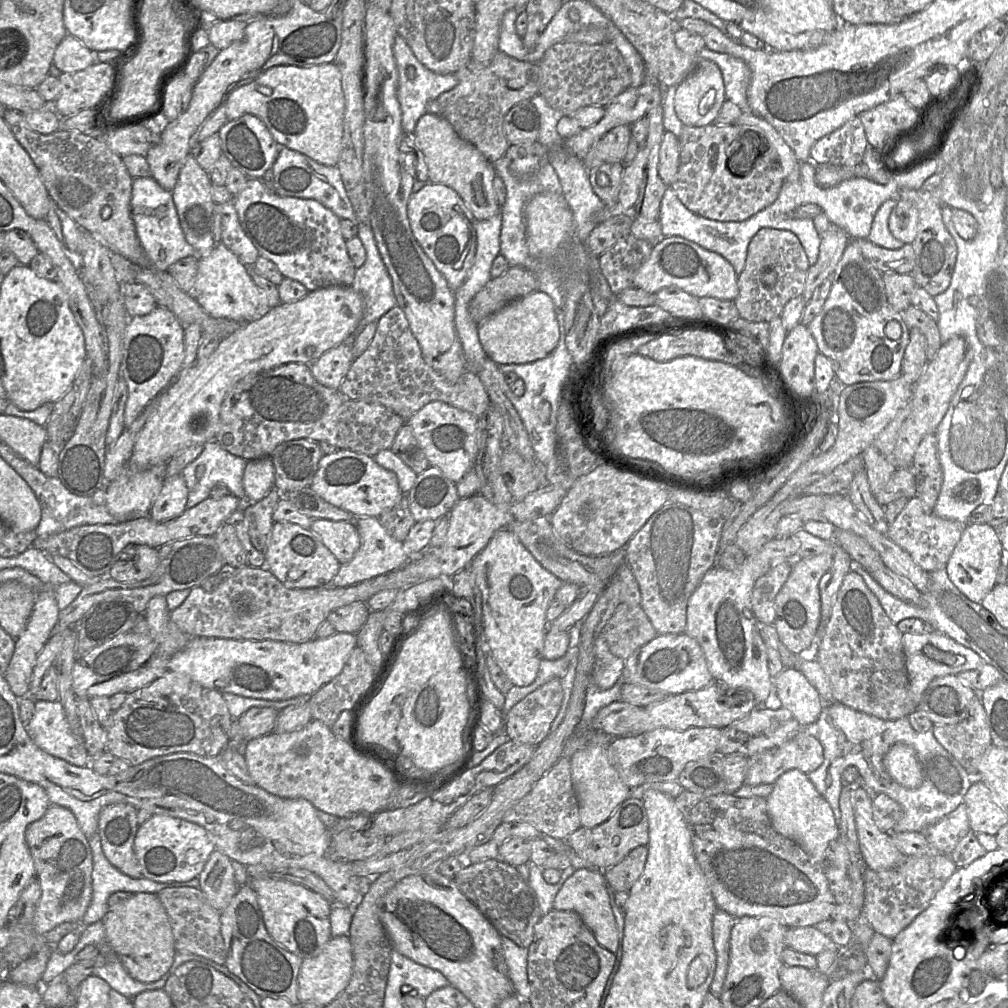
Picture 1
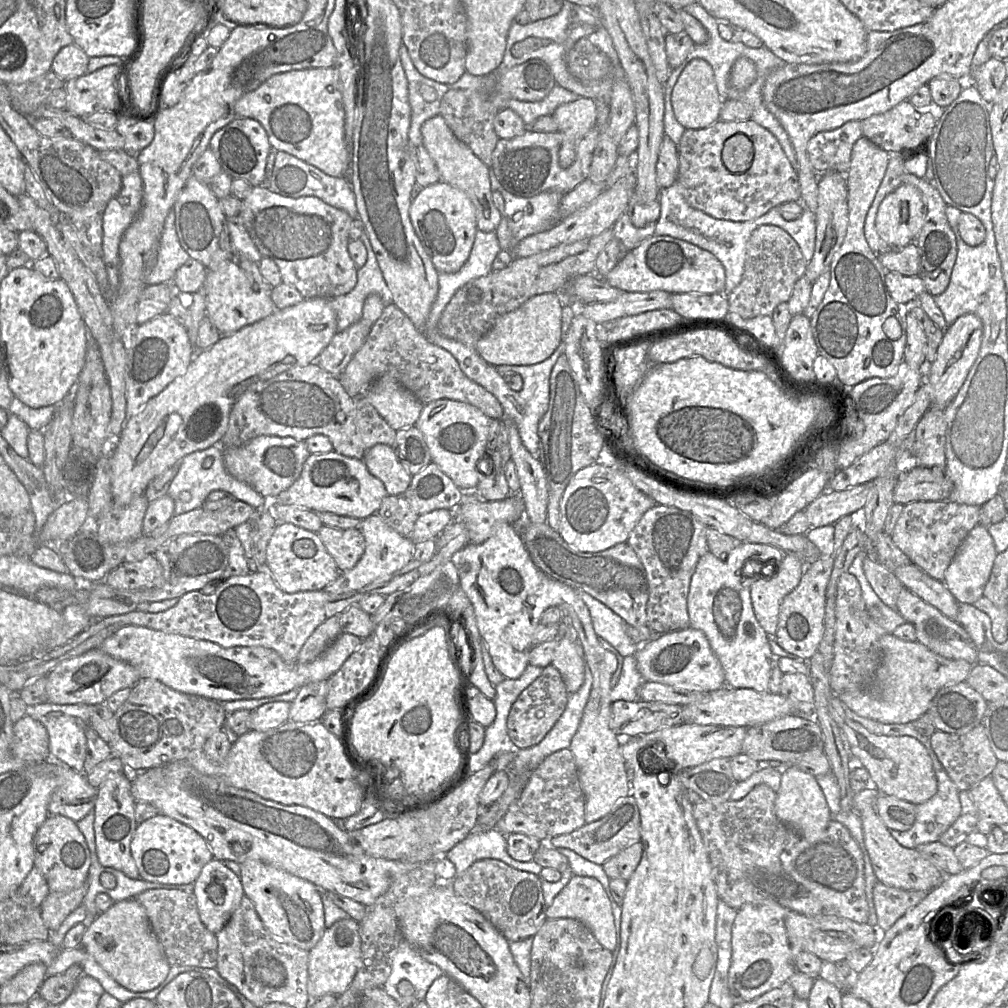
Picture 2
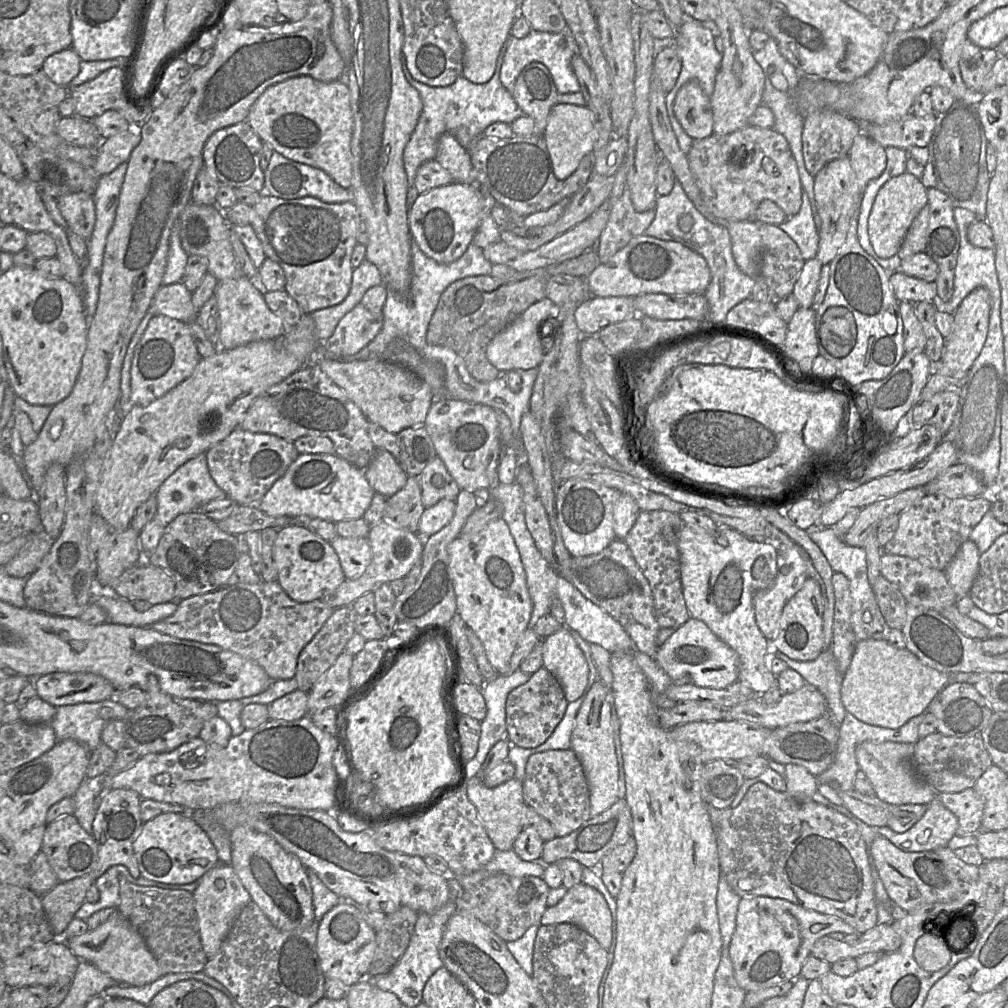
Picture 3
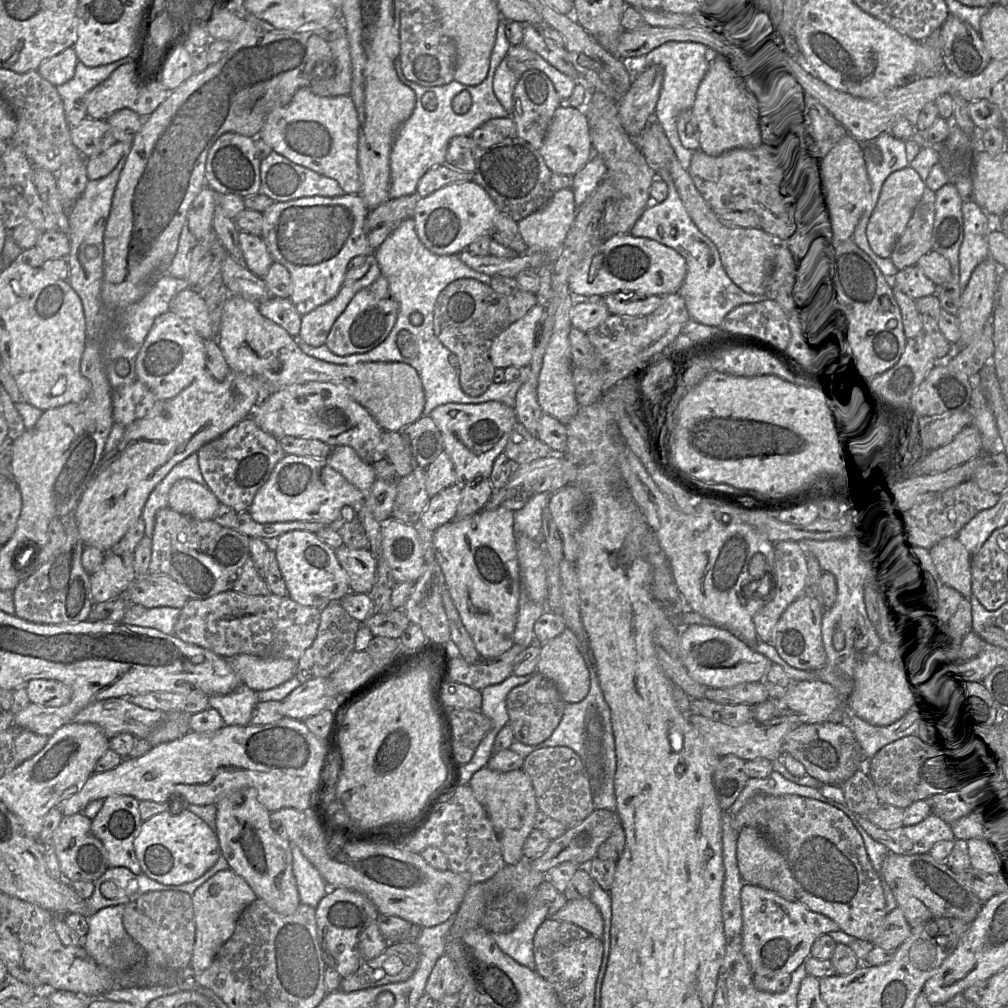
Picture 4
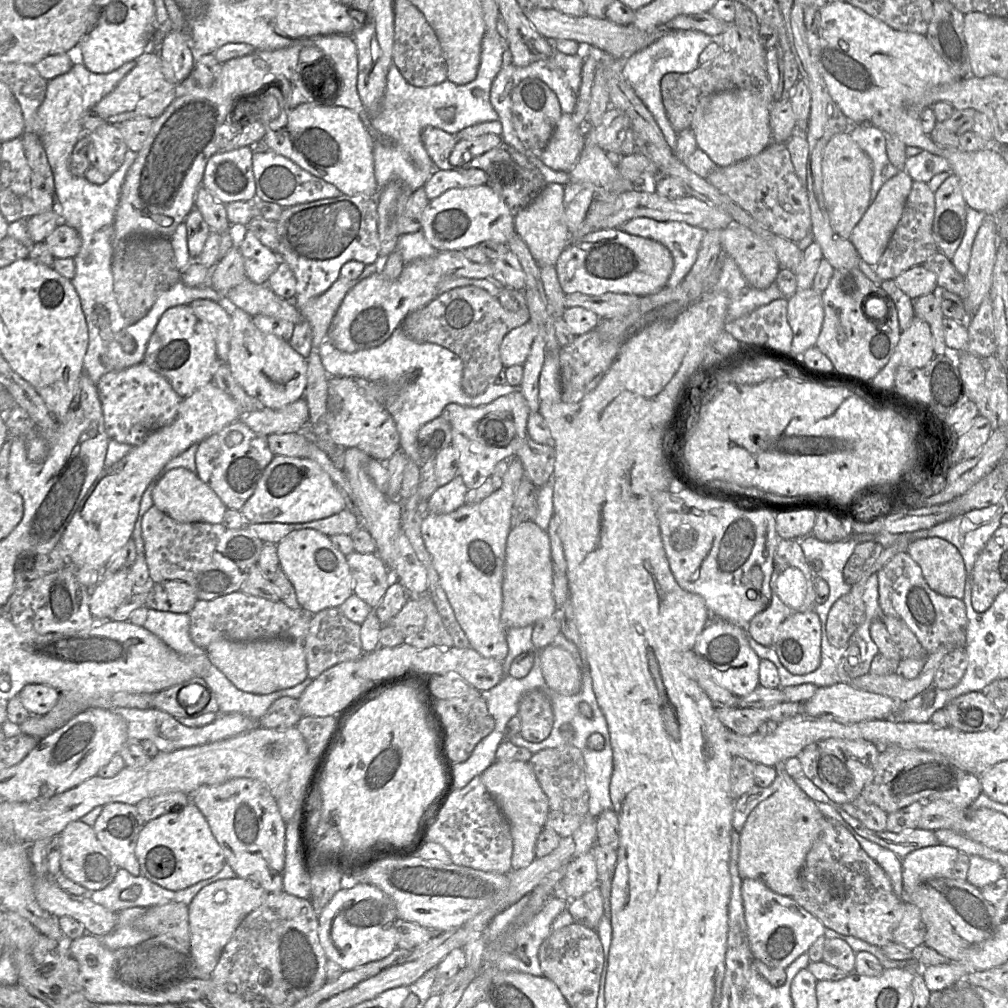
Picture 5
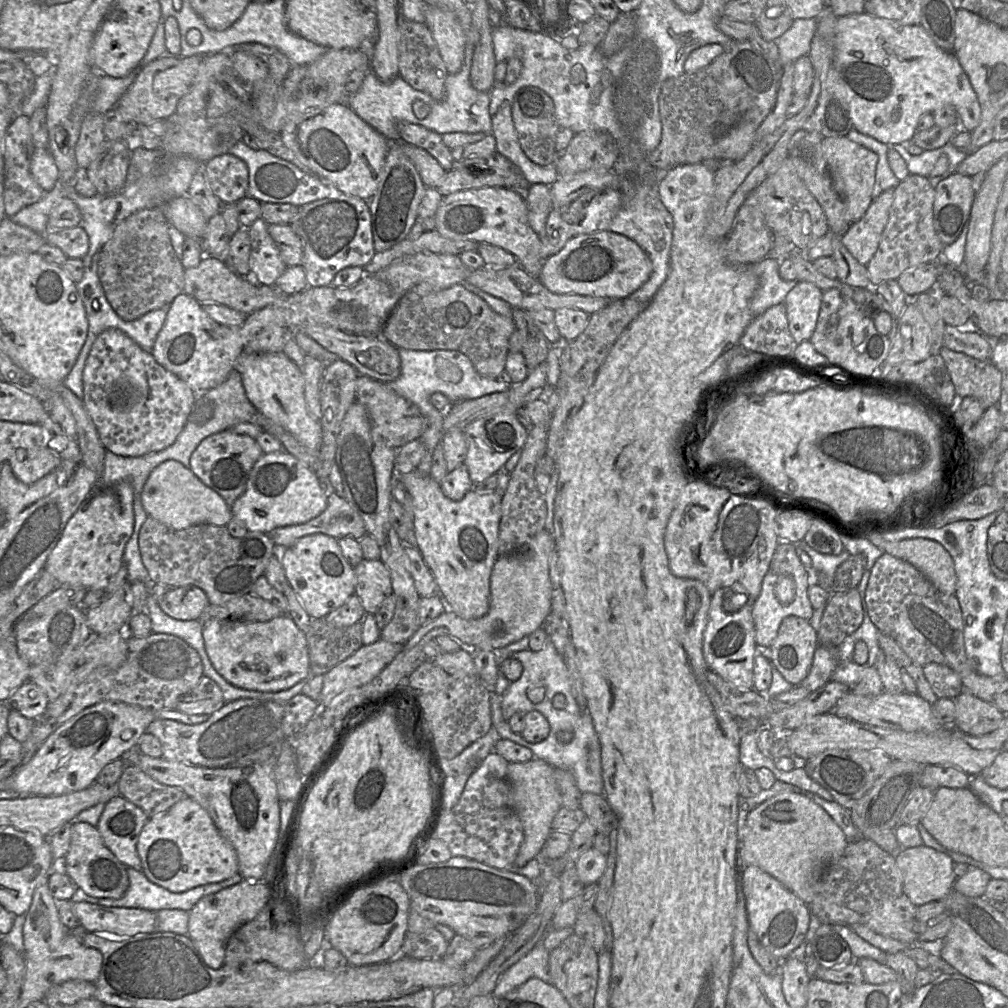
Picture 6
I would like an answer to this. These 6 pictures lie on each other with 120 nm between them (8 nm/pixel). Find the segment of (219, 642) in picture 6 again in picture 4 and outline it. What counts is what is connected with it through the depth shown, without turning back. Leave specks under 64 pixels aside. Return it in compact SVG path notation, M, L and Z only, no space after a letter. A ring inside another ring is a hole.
M238 654L226 658L242 685L258 692L275 688L296 676L298 661Z

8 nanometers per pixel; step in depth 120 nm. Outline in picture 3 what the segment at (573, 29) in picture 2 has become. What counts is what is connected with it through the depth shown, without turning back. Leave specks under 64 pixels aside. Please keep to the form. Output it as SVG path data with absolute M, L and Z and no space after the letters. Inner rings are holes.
M567 25L559 33L531 30L524 38L515 38L510 35L509 45L501 65L500 81L512 94L515 81L522 69L532 62L539 62L549 70L559 94L577 93L580 91L580 85L570 64L572 57L577 54L579 54L578 45Z

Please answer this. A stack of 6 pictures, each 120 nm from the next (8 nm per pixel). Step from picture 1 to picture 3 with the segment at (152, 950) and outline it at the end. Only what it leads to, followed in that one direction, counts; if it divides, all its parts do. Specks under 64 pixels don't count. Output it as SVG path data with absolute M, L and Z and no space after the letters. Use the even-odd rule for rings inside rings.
M118 910L96 929L87 930L64 941L77 958L93 964L117 984L143 986L163 975L141 934Z

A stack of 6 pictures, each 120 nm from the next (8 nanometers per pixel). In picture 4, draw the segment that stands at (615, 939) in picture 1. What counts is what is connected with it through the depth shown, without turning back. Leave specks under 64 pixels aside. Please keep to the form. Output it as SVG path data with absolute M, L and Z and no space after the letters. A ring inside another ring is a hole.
M590 898L568 900L564 907L549 917L577 925L595 938L602 940L603 918Z

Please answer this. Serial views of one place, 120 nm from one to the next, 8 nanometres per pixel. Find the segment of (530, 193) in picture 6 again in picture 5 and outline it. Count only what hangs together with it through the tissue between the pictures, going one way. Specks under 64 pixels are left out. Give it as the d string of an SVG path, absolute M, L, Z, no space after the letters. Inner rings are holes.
M547 183L537 197L514 218L516 232L528 245L540 267L556 265L565 247L571 242L571 234L564 218L565 185Z

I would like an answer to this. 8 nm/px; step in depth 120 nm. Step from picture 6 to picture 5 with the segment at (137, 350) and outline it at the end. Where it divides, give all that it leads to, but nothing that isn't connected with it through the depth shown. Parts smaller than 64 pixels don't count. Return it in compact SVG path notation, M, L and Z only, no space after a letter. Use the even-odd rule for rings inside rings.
M143 362L104 374L96 386L109 439L132 447L141 444L152 432L172 423L183 400L163 376Z

